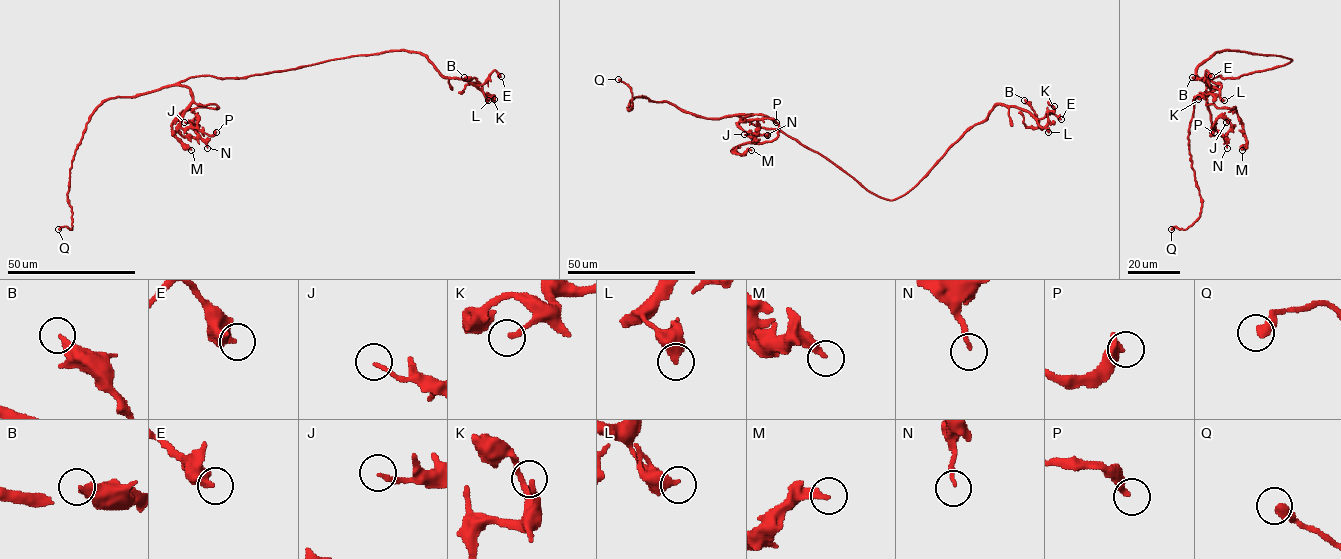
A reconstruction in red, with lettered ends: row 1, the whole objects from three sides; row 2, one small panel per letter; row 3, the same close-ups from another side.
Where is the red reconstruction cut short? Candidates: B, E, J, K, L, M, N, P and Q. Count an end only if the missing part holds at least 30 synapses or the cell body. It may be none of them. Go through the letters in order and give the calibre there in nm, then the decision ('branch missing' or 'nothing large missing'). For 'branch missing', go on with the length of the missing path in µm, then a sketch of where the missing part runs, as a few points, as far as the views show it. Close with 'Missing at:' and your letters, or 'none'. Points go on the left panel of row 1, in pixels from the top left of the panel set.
B: 380 nm | nothing large missing
E: 440 nm | nothing large missing
J: 160 nm | nothing large missing
K: 200 nm | nothing large missing
L: 550 nm | nothing large missing
M: 240 nm | nothing large missing
N: 150 nm | nothing large missing
P: 440 nm | nothing large missing
Q: 400 nm | nothing large missing
Missing at: none

